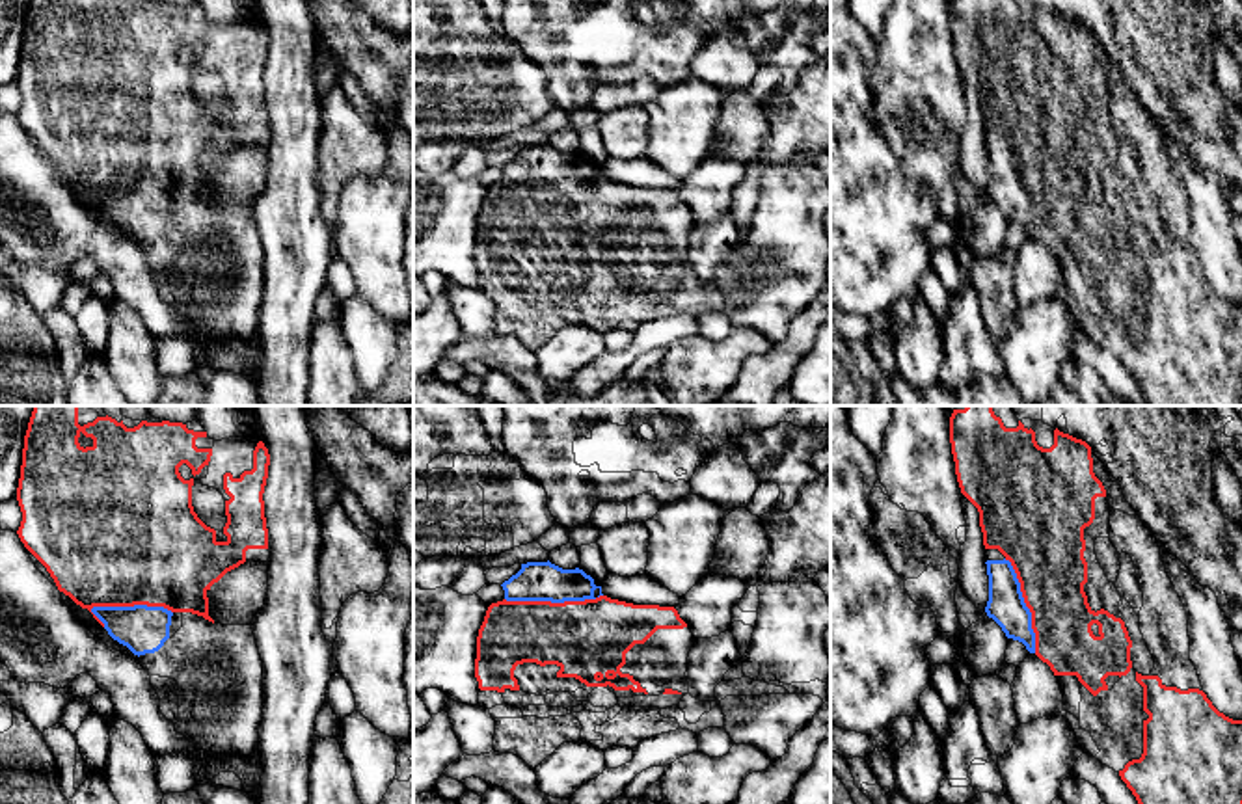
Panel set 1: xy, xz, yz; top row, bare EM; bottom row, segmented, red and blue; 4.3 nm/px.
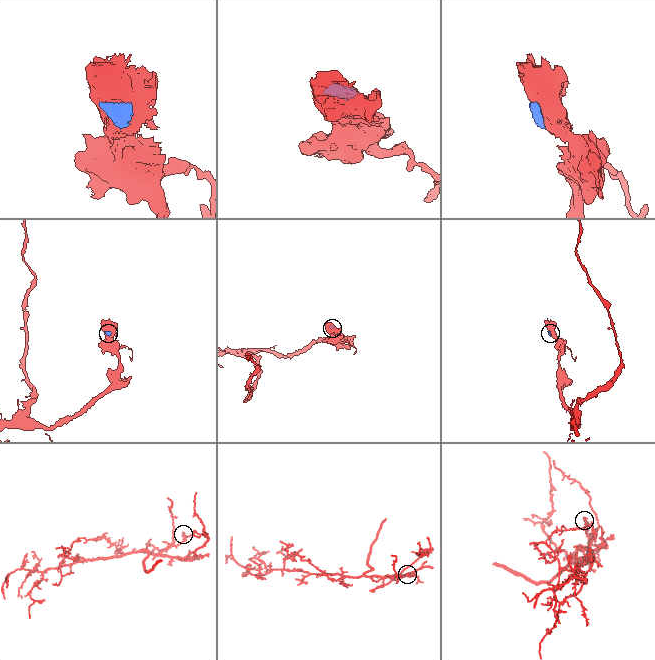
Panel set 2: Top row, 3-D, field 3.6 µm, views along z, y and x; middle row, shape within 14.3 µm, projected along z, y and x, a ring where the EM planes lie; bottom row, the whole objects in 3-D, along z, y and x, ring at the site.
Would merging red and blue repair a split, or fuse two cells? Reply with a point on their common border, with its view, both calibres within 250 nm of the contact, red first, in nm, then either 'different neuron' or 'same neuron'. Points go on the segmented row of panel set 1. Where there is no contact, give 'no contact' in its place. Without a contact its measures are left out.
meets red in xy at (131, 605); 500 nm thick on the red side, 200 nm on the other; same neuron

